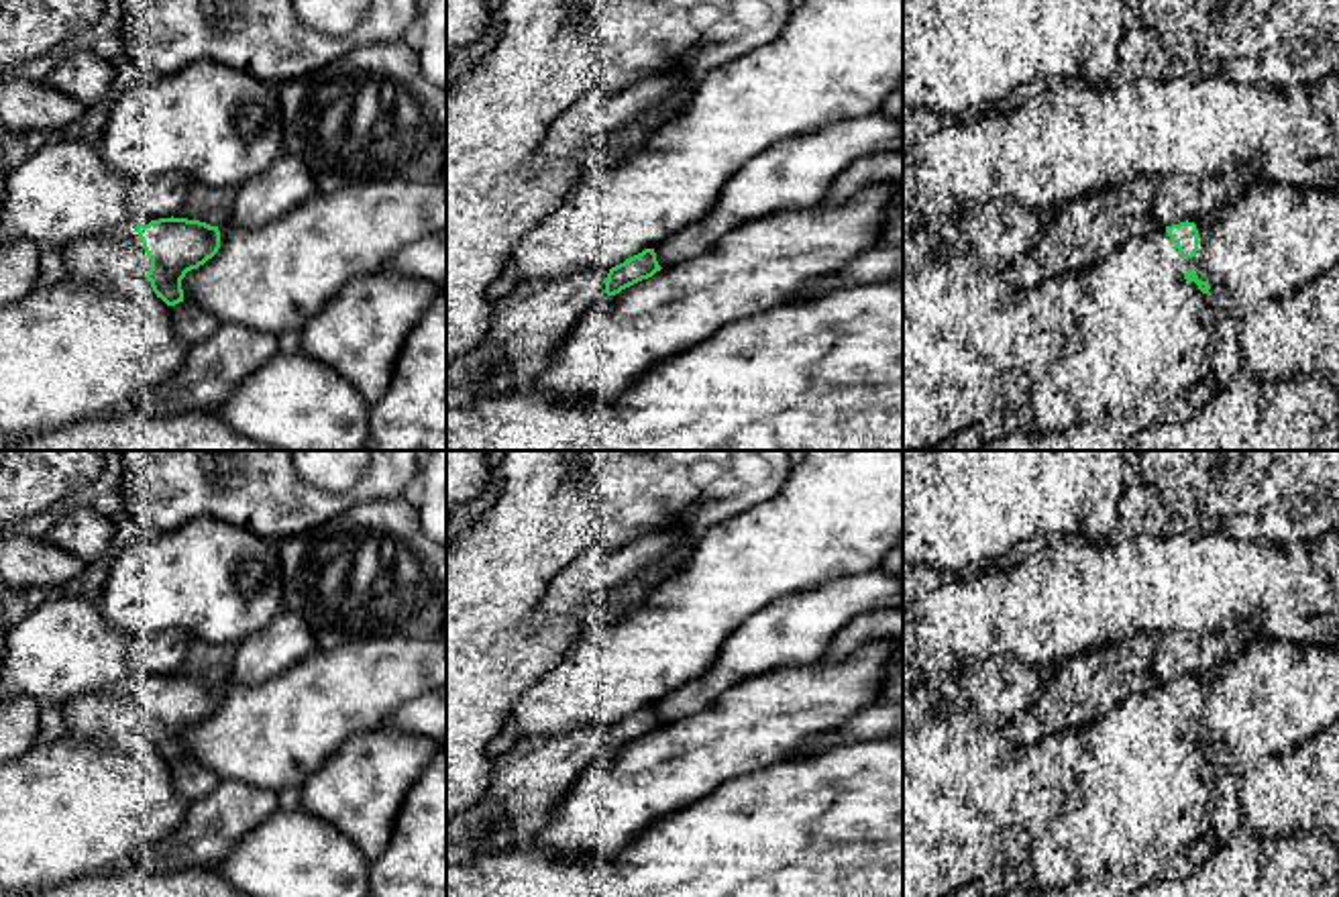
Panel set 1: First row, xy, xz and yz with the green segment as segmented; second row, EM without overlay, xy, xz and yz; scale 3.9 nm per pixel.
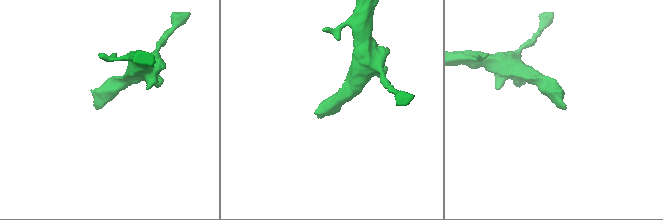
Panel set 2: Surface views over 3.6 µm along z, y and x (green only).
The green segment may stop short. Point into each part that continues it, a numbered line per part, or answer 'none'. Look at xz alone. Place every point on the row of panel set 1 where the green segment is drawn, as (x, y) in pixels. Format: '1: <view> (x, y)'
1: xz (528, 325)

